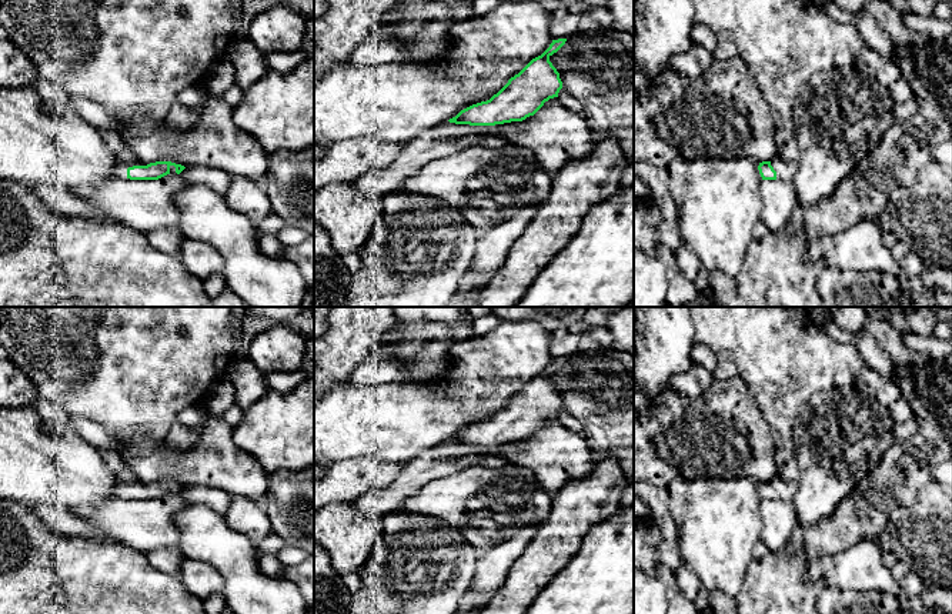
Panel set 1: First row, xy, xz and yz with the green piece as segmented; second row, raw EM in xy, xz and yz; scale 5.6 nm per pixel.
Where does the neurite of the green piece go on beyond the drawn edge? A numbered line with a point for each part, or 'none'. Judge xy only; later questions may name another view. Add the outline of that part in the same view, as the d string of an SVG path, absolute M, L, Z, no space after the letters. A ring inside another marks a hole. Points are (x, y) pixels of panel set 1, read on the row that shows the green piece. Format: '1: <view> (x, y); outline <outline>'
1: xy (126, 162); outline M123 156L117 166L117 177L127 178L127 168L133 166L147 166L147 163L137 160L133 156Z

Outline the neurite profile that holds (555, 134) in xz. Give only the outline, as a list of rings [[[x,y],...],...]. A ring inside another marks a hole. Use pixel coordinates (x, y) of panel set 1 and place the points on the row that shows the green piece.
[[[557,97],[550,99],[522,121],[495,126],[470,126],[472,131],[498,134],[508,143],[531,150],[551,177],[571,158],[589,154],[597,134],[588,127],[584,114],[562,107]]]

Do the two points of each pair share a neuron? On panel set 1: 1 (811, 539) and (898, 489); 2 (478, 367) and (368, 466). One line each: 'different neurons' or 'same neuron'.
1: same neuron
2: different neurons

